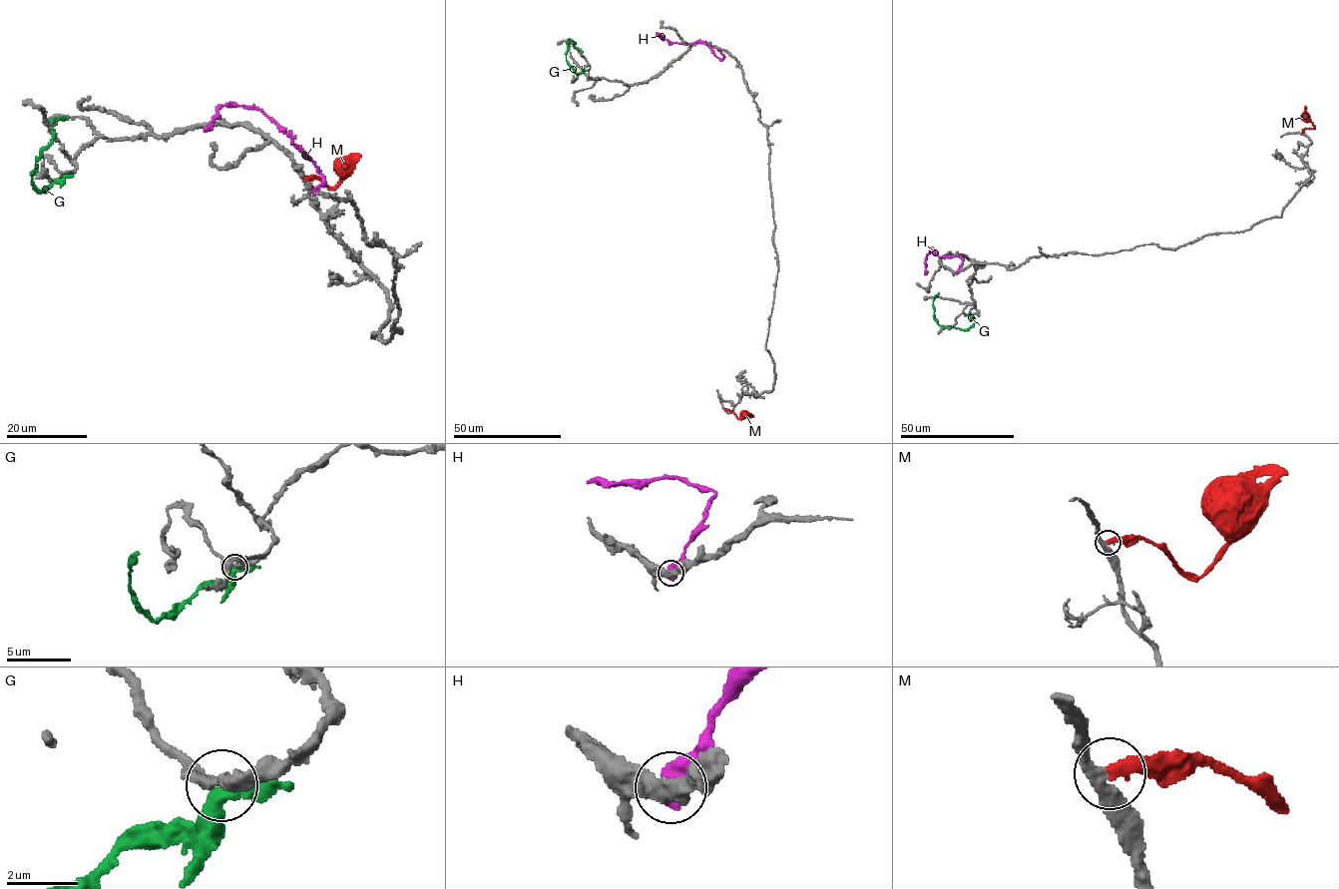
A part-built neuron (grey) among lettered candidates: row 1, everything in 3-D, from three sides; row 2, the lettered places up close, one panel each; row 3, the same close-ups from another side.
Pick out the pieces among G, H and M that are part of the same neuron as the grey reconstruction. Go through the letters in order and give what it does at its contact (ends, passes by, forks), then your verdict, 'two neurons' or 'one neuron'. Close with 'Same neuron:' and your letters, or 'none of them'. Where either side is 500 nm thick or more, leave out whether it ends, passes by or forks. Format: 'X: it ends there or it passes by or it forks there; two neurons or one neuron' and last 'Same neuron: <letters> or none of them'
G: it passes by; two neurons
H: two neurons
M: it ends there; one neuron
Same neuron: M

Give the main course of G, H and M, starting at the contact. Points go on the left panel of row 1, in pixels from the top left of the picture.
G: (64, 175), (40, 192), (31, 180), (36, 161), (51, 142), (51, 121), (68, 119)
H: (313, 190), (324, 183), (320, 173), (290, 137), (259, 109), (223, 105), (205, 130)
M: (305, 178), (316, 177), (334, 189), (358, 154)

